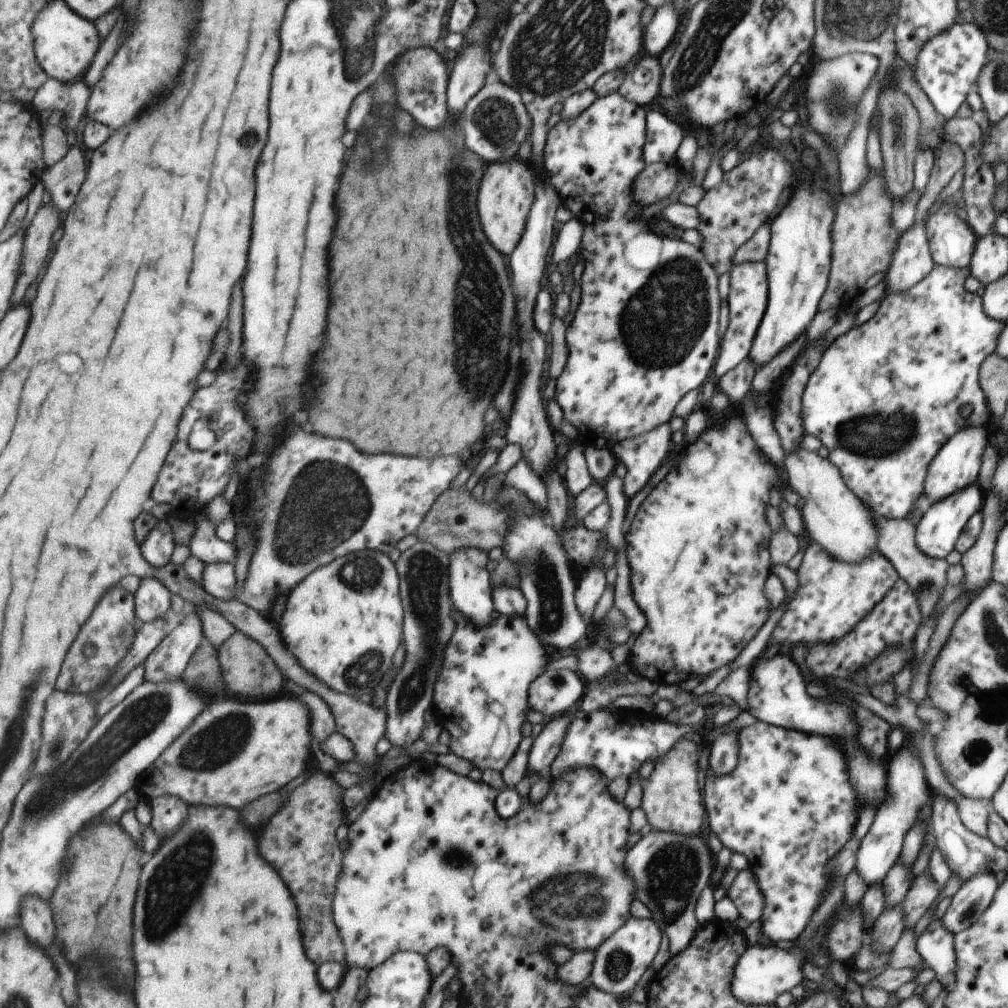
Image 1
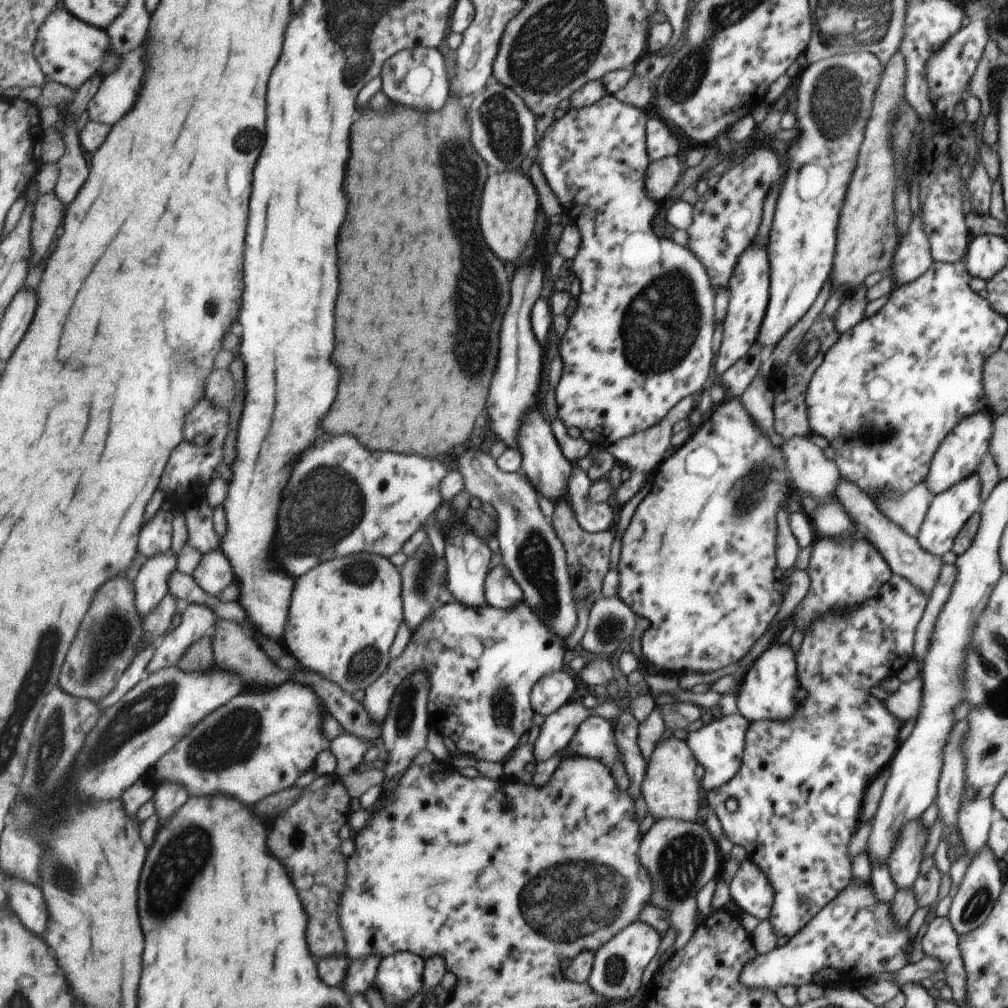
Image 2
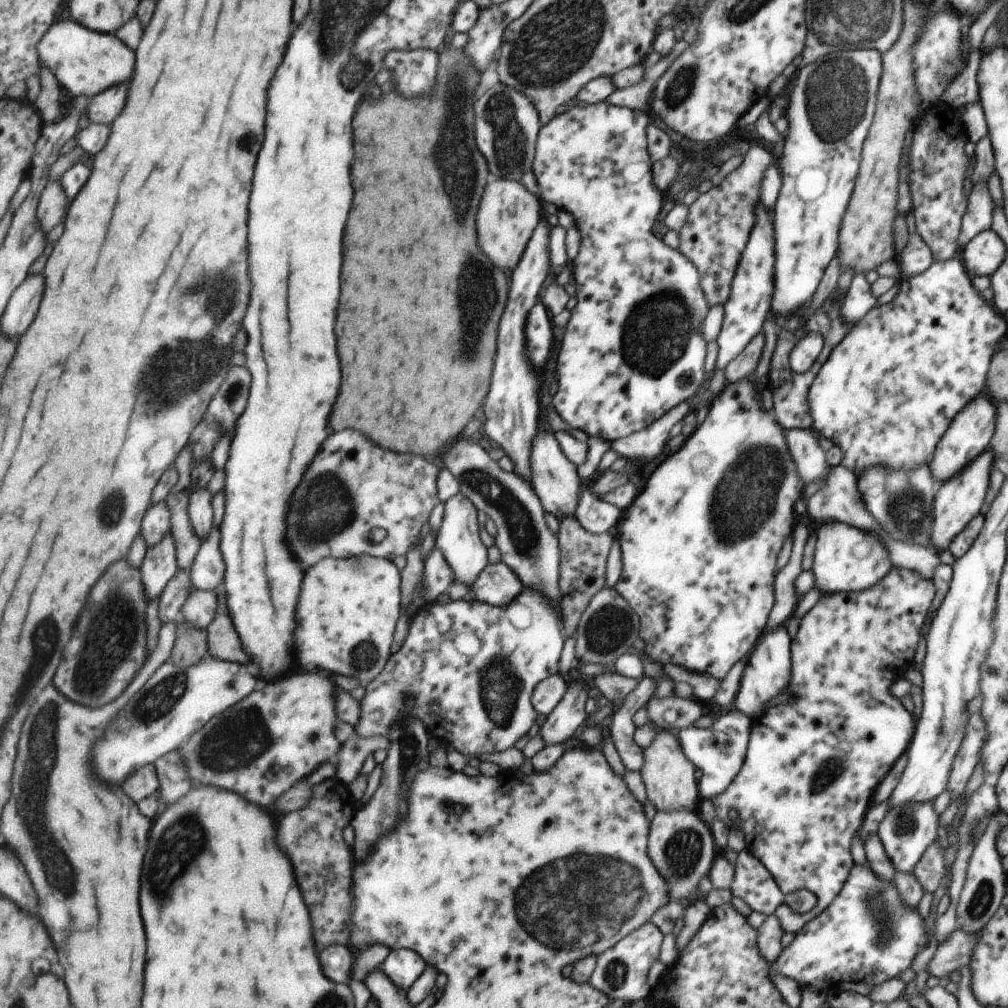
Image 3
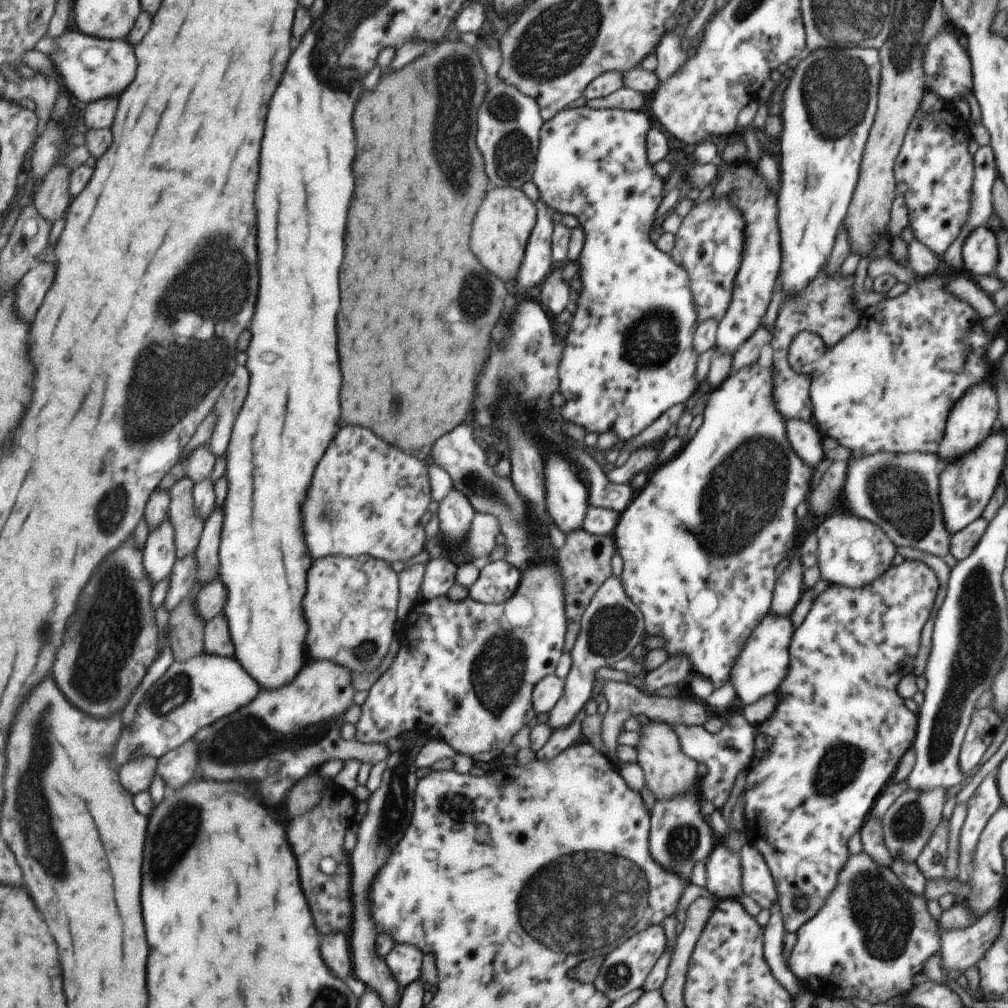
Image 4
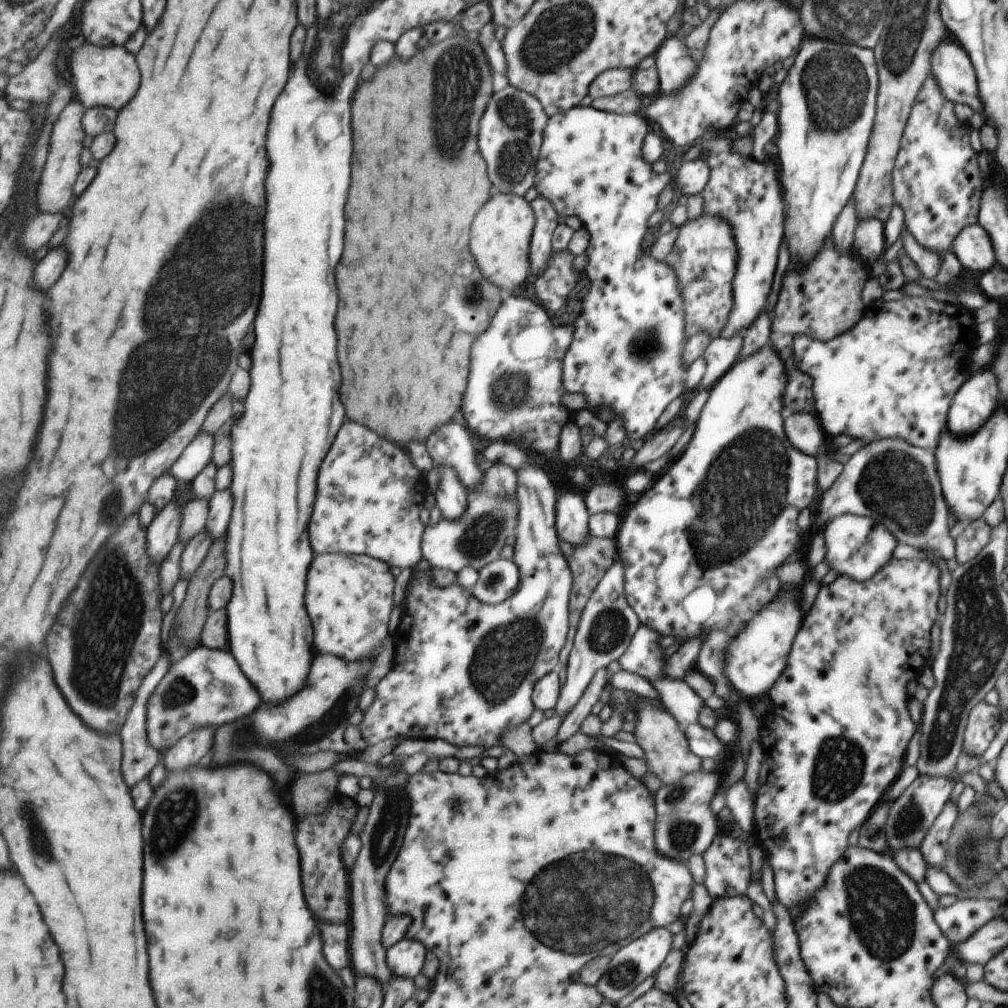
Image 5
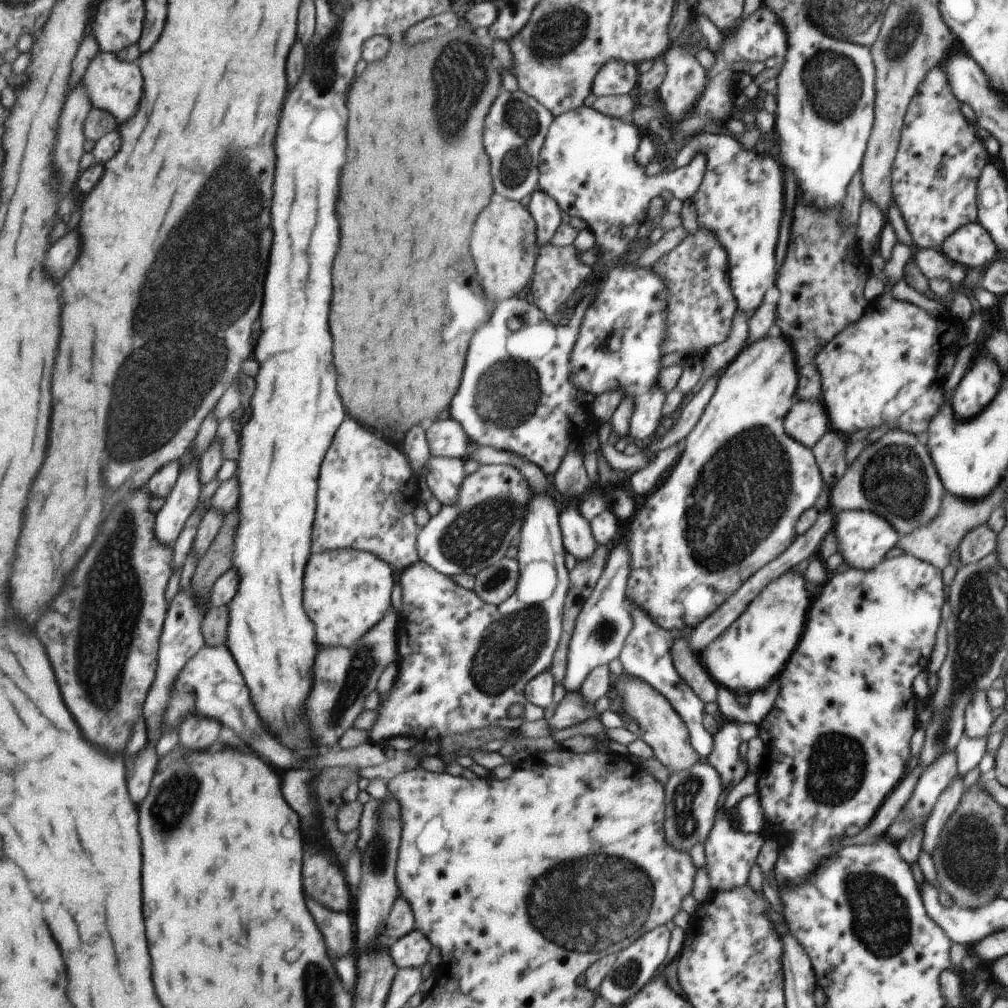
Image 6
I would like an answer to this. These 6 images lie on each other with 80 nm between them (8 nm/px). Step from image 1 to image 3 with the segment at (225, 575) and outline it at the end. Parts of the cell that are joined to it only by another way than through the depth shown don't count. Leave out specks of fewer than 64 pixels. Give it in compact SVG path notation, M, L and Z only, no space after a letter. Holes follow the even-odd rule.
M213 525L211 532L202 540L201 548L192 564L192 583L195 588L215 591L225 578L225 560L221 554L221 532Z

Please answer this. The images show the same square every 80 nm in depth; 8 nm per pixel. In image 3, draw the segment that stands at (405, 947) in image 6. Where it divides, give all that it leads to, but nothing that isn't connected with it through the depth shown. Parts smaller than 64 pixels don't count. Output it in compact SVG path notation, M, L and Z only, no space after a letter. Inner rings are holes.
M393 949L382 968L393 983L409 992L428 965L416 950Z

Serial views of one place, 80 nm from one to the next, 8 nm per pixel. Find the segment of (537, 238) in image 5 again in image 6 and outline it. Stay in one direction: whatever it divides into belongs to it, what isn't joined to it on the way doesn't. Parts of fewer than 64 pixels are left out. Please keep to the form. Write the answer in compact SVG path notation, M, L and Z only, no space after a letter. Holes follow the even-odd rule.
M539 188L531 195L528 208L538 224L538 246L540 250L544 244L554 238L558 228L562 226L564 212L554 196Z

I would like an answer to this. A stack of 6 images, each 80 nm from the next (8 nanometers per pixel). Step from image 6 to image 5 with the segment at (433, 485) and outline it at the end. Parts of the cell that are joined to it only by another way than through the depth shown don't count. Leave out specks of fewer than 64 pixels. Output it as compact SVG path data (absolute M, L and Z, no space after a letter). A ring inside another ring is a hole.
M438 466L437 468L441 474L439 487L435 494L439 510L443 518L447 520L461 520L461 516L467 514L468 492L451 466Z

